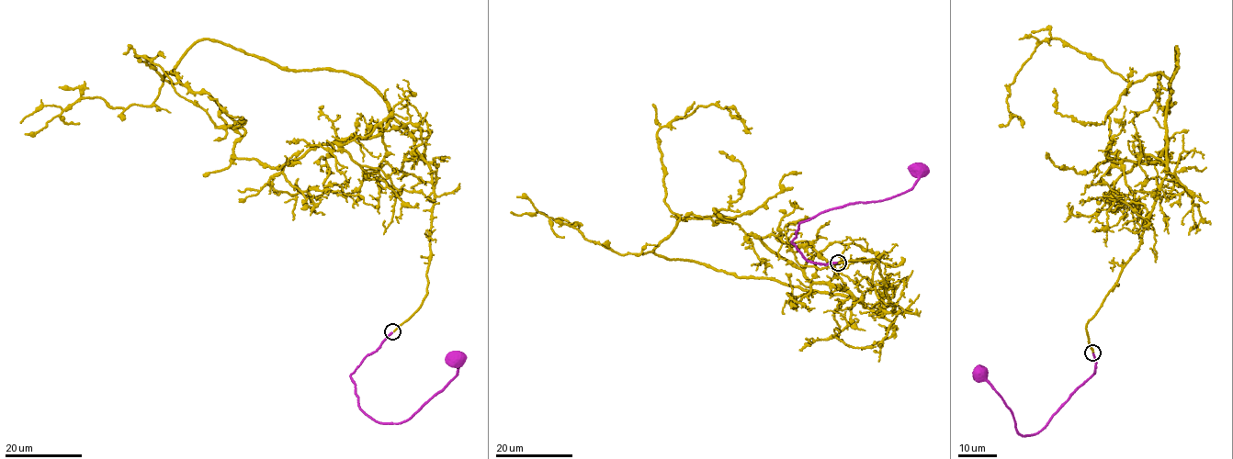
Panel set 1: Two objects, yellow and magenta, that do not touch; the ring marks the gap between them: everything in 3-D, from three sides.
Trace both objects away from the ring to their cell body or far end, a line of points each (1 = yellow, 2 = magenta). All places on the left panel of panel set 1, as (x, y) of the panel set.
1: (393, 331), (426, 295), (435, 184), (389, 102), (203, 39), (163, 77), (182, 83), (134, 56), (242, 135)
2: (391, 332), (351, 375), (360, 408), (375, 420), (408, 420), (454, 377), (458, 364), (455, 357), (458, 358)

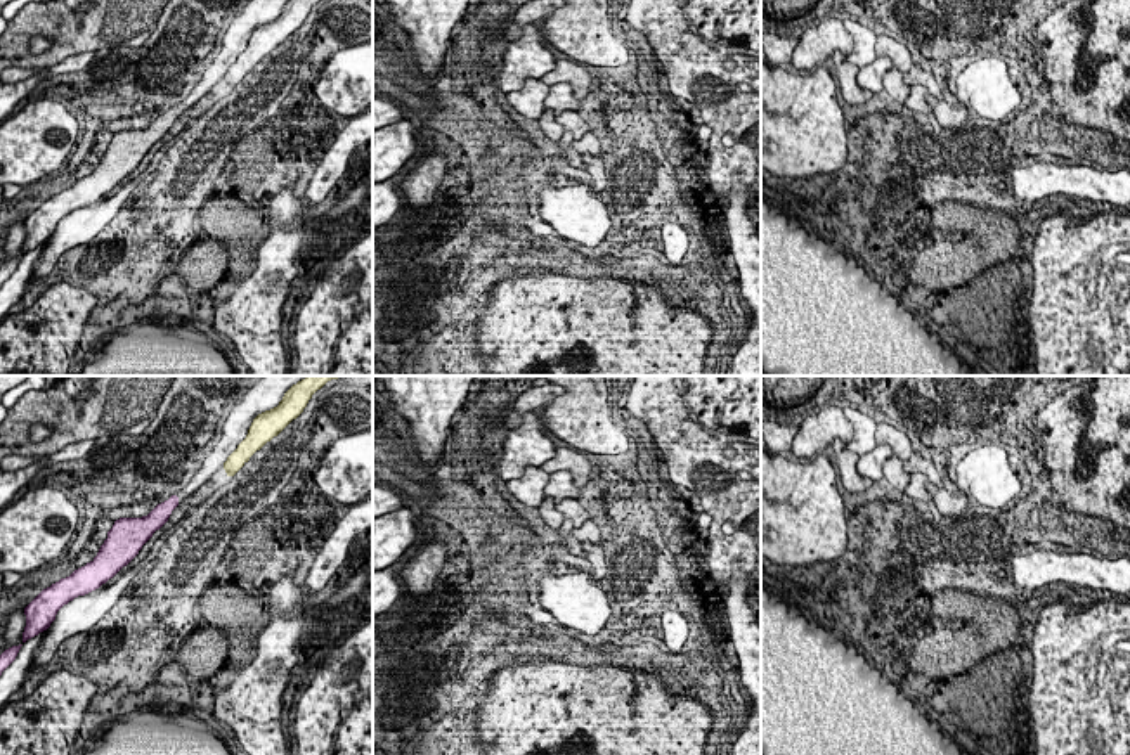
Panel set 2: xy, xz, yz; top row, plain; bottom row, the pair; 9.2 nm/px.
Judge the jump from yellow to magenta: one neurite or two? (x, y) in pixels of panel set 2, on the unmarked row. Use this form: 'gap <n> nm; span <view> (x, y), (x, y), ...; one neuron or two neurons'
gap 500 nm; span xy (226, 83), (177, 109); two neurons

